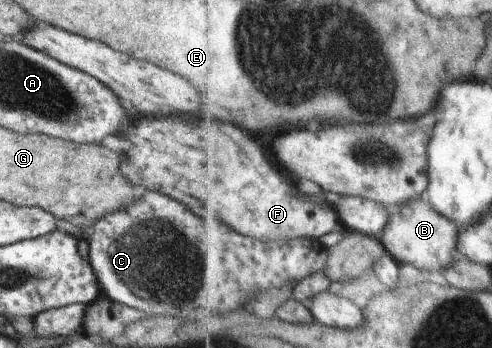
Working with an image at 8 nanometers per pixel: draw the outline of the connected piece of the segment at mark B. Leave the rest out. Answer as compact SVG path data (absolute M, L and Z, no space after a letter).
M419 196L417 200L411 200L409 204L403 202L401 208L390 208L391 220L385 226L385 232L380 241L399 264L411 264L419 270L431 270L431 272L443 272L451 268L457 260L459 229L458 225L435 210L431 200L427 196Z

